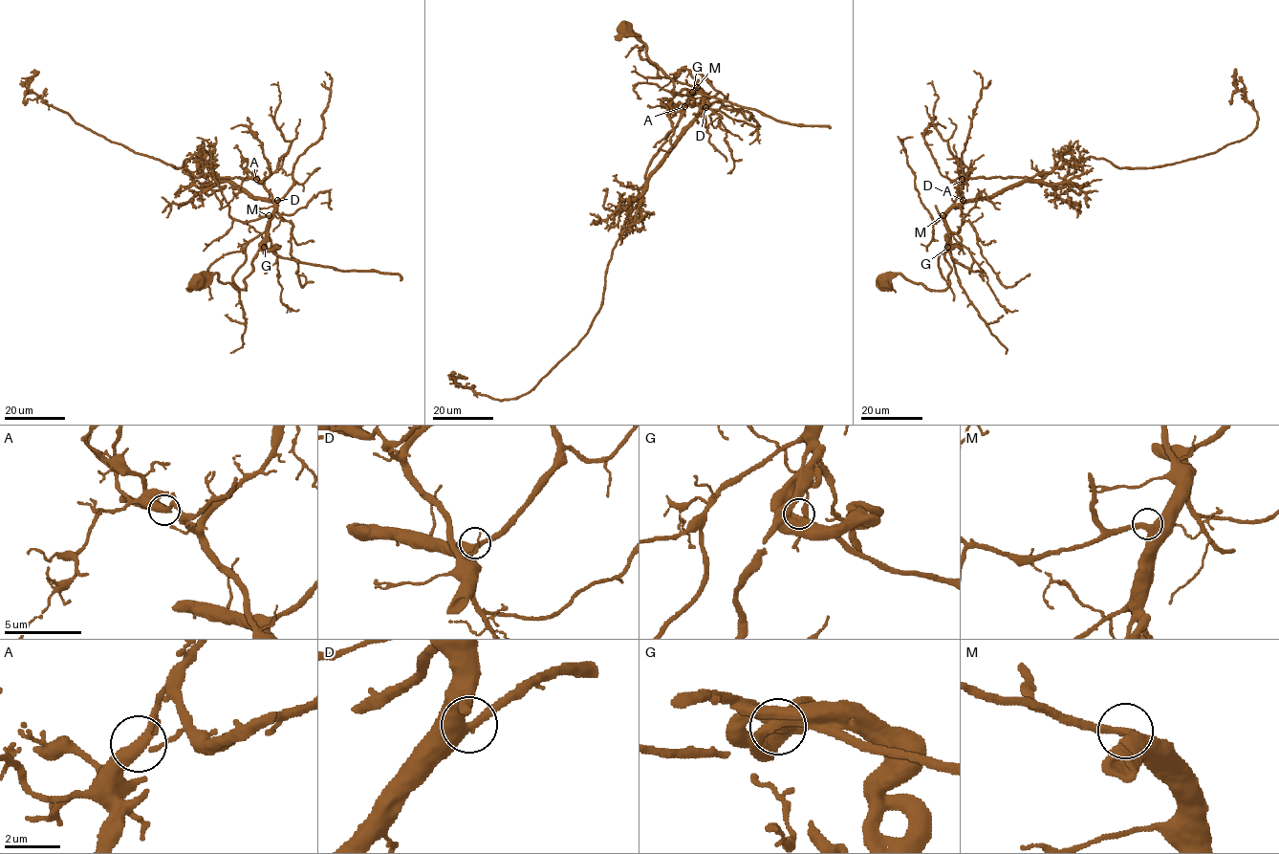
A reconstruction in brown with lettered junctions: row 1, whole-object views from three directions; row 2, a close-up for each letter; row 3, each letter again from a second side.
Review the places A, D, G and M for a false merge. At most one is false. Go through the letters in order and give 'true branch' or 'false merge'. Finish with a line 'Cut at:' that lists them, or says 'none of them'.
A: false merge
D: true branch
G: true branch
M: true branch
Cut at: A

